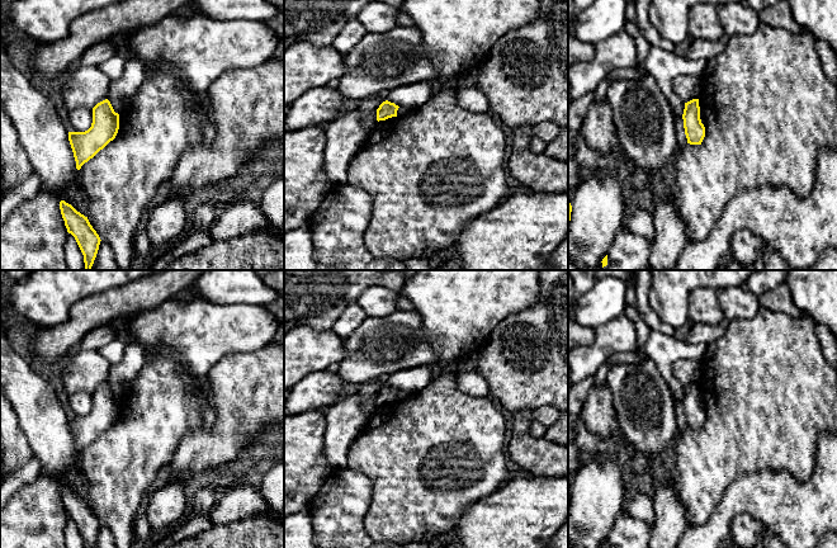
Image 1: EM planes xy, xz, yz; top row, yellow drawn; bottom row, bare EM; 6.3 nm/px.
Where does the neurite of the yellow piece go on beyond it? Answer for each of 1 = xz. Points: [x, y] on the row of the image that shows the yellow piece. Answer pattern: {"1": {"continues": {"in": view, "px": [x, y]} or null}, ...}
{"1": {"continues": null}}

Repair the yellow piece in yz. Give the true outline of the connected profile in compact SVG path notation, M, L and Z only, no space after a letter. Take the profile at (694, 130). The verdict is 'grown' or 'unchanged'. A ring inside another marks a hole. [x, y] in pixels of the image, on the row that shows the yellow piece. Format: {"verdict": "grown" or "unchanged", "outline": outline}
{"verdict": "unchanged", "outline": "M699 99L685 103L682 119L687 143L701 145L705 137L705 127L700 119Z"}

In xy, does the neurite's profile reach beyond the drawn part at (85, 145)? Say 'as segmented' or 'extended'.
as segmented

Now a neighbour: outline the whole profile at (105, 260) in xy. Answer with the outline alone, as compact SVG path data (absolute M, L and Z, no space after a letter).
M103 240L100 241L91 270L119 270L113 250Z

